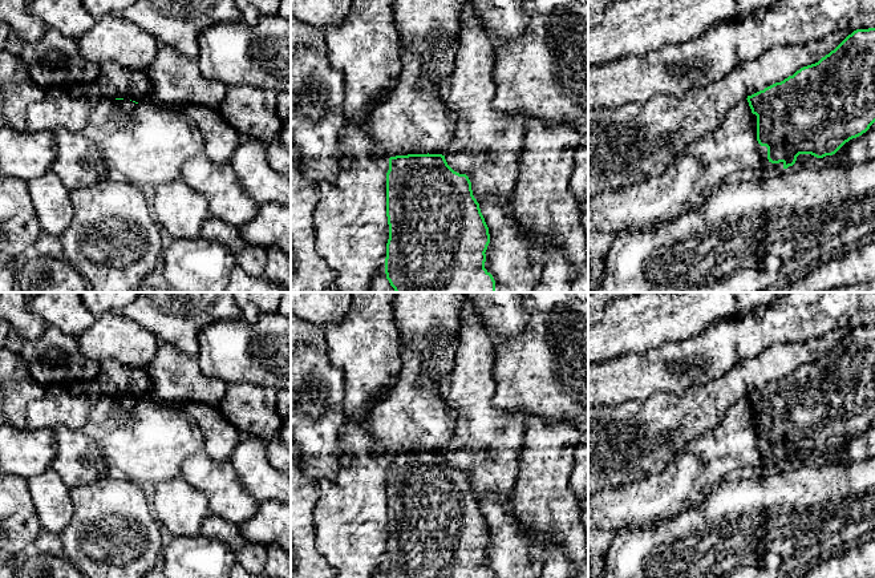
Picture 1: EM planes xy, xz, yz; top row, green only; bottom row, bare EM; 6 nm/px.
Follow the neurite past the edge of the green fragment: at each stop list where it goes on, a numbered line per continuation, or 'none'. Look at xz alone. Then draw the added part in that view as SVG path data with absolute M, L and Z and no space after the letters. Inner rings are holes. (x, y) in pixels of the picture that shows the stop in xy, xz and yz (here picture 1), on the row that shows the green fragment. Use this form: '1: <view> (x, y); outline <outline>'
1: xz (404, 152); outline M402 149L402 150L398 150L393 154L393 157L396 155L408 155L408 154L428 154L426 150L422 150L422 149Z

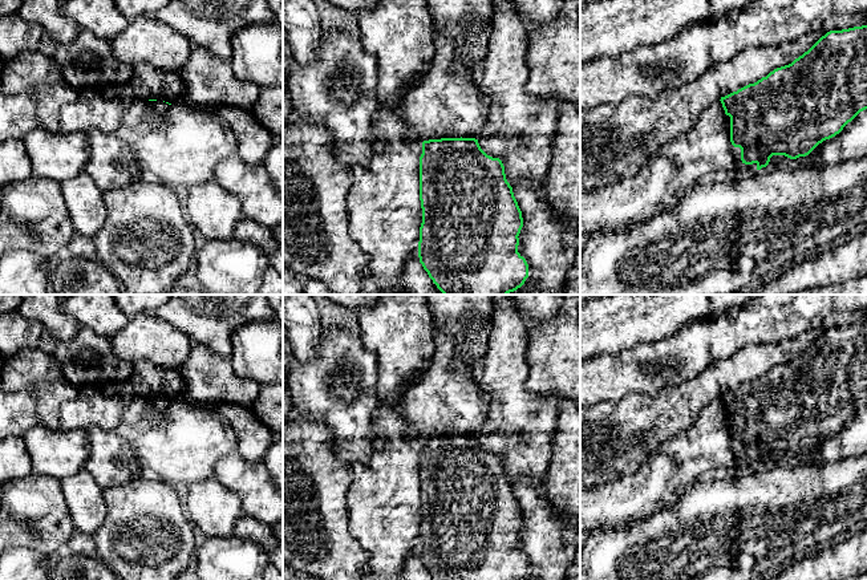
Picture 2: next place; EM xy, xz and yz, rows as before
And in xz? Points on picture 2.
1: xz (437, 136); outline M435 133L435 134L432 134L426 138L426 141L429 139L441 139L441 138L461 138L459 134L455 134L455 133Z

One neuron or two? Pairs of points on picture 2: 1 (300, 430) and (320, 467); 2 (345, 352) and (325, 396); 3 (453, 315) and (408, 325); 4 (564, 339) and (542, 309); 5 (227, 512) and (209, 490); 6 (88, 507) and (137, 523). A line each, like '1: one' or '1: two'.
1: one
2: one
3: two
4: two
5: one
6: two

